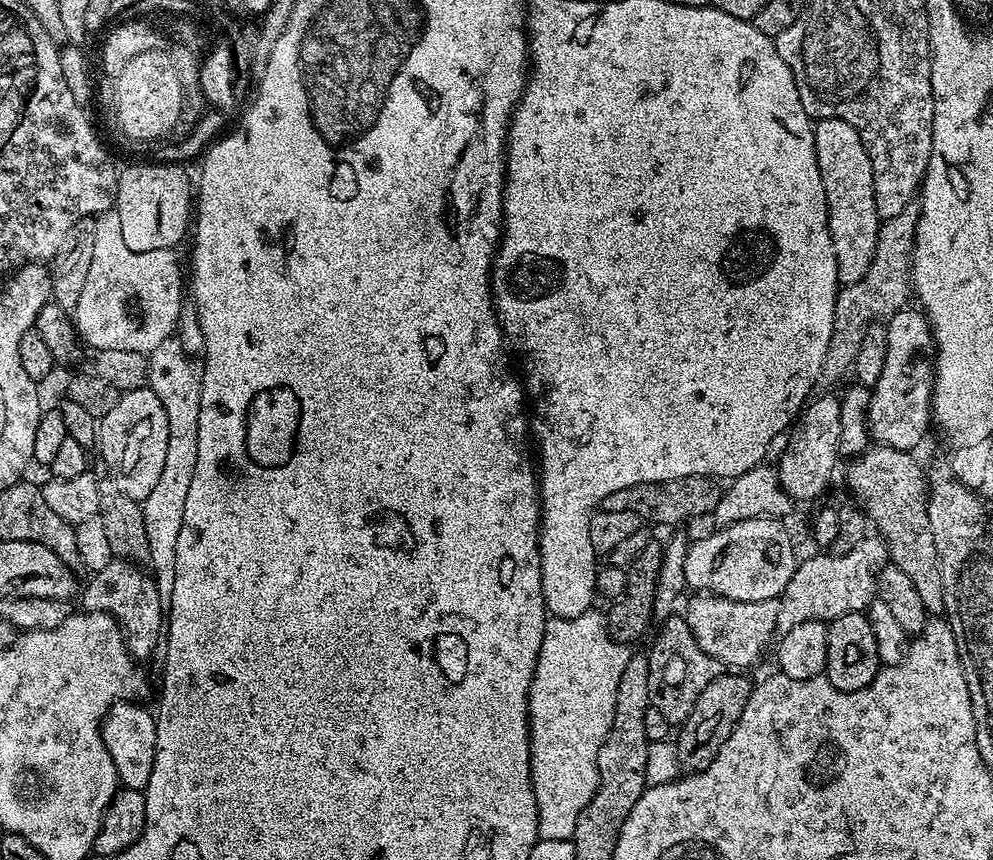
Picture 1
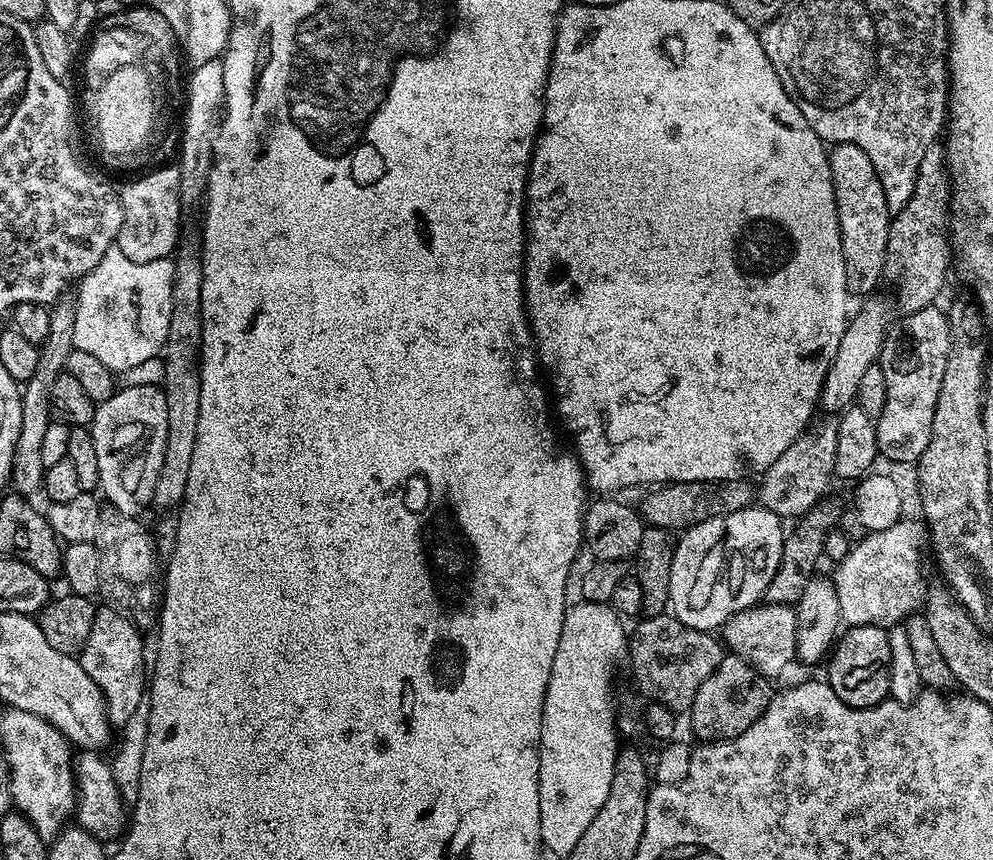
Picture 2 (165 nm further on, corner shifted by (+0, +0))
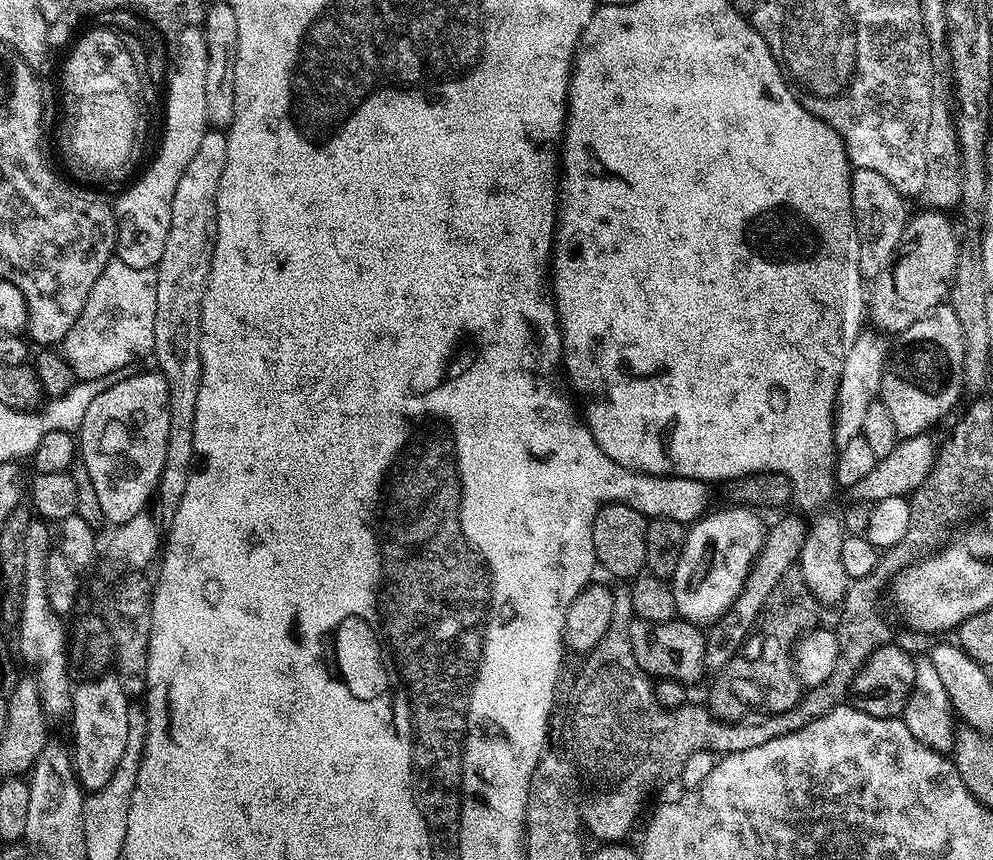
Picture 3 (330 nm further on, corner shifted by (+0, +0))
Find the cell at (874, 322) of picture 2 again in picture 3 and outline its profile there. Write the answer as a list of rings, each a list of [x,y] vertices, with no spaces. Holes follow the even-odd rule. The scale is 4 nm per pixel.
[[[924,210],[921,213],[921,216],[913,215],[909,219],[900,239],[901,245],[912,245],[908,249],[905,247],[893,259],[887,273],[871,285],[866,296],[867,319],[873,329],[884,334],[899,334],[914,326],[918,318],[947,301],[948,290],[952,286],[952,274],[959,252],[956,232],[943,211]]]

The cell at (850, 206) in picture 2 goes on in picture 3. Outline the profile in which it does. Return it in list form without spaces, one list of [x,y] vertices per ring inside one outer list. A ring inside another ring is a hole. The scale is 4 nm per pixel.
[[[861,168],[852,169],[850,198],[852,199],[852,213],[856,219],[856,229],[858,230],[858,246],[860,247],[860,274],[864,277],[865,281],[872,282],[887,273],[894,257],[897,255],[898,249],[901,247],[900,239],[904,233],[905,226],[908,225],[908,221],[910,219],[910,212],[907,212],[907,210],[904,209],[904,204],[906,204],[905,197],[900,196],[898,194],[898,190],[894,190],[894,186],[890,186],[890,182],[886,182],[886,178],[882,178],[882,174],[877,174],[875,170],[862,170]]]

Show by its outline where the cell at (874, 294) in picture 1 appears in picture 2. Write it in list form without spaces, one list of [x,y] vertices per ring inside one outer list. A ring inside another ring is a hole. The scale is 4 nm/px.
[[[937,142],[922,157],[910,202],[906,202],[902,210],[895,212],[890,222],[884,275],[889,281],[900,280],[900,304],[905,313],[933,307],[944,288],[948,262],[952,262],[954,258],[949,229],[948,232],[944,229],[948,224],[948,203],[953,203],[953,200],[946,148],[943,143]]]

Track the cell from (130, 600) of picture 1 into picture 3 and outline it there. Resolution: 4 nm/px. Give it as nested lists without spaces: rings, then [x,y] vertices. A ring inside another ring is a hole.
[[[97,675],[95,678],[84,678],[77,683],[73,690],[73,710],[70,715],[70,723],[76,731],[76,752],[74,748],[74,767],[76,778],[80,782],[81,789],[88,792],[97,792],[118,770],[118,762],[122,762],[122,753],[126,751],[126,734],[128,733],[128,706],[130,703],[126,684],[119,675]]]

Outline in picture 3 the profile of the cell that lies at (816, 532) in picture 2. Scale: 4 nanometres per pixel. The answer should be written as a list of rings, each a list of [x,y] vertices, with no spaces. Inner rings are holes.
[[[792,567],[782,574],[778,586],[766,598],[766,606],[756,620],[754,634],[749,636],[742,654],[737,654],[719,669],[720,677],[712,684],[712,693],[706,699],[712,715],[720,720],[740,722],[747,712],[777,716],[790,710],[800,701],[802,685],[792,667],[791,655],[794,641],[801,634],[821,623],[822,605],[810,594],[806,578],[799,567]]]

